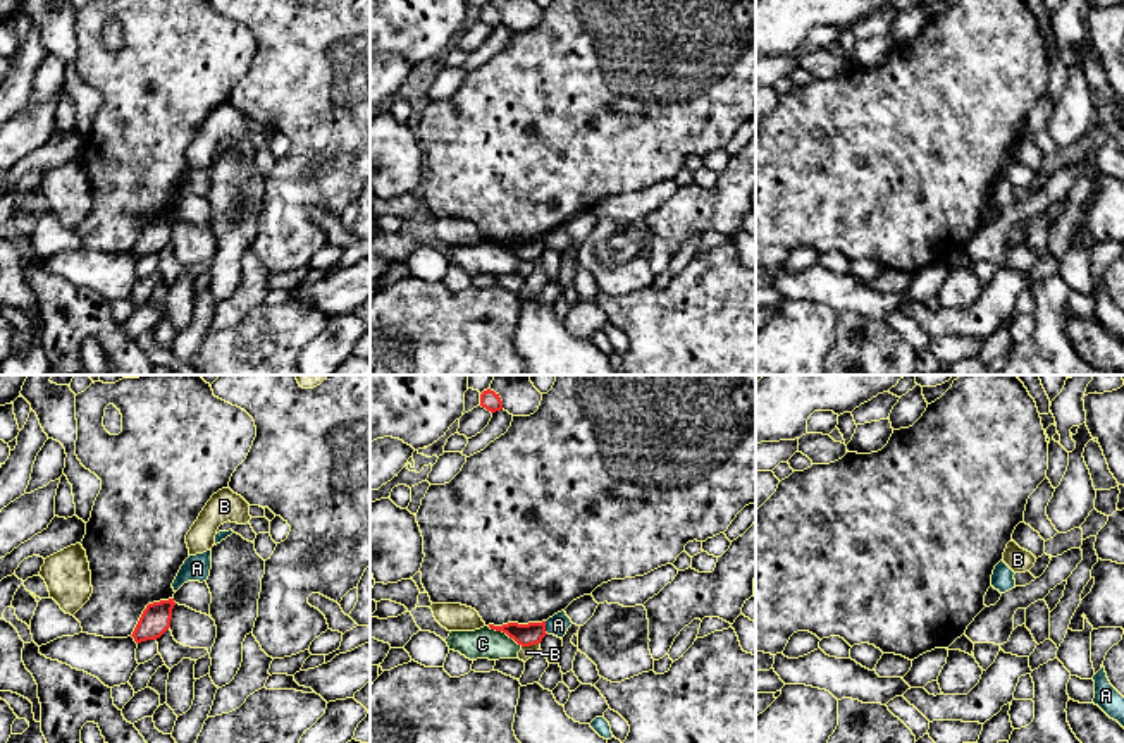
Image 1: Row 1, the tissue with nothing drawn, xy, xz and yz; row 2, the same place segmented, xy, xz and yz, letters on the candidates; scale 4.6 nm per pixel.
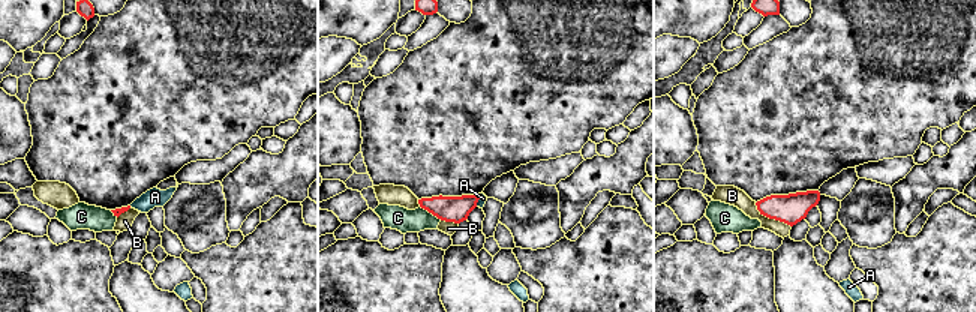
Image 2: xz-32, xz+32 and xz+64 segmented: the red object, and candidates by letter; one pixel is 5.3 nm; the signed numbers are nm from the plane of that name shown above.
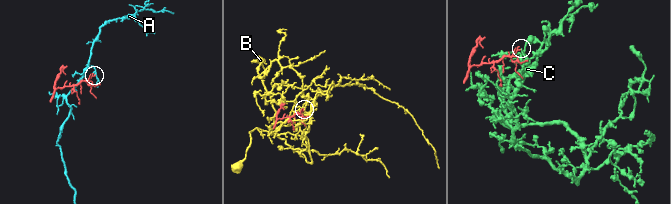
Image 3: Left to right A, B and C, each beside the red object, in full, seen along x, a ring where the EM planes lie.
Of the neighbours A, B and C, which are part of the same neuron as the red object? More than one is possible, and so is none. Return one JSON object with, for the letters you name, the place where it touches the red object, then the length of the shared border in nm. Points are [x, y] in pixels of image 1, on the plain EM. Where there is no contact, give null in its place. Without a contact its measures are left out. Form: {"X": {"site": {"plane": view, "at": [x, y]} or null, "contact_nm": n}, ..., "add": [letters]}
{"add": []}

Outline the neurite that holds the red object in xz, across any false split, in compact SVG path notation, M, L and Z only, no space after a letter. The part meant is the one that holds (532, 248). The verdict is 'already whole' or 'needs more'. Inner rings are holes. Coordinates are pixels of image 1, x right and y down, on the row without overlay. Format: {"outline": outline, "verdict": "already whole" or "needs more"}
{"outline": "M546 236L528 237L528 239L508 237L503 241L489 239L489 243L506 248L510 253L513 253L522 261L537 260L547 249Z", "verdict": "already whole"}

